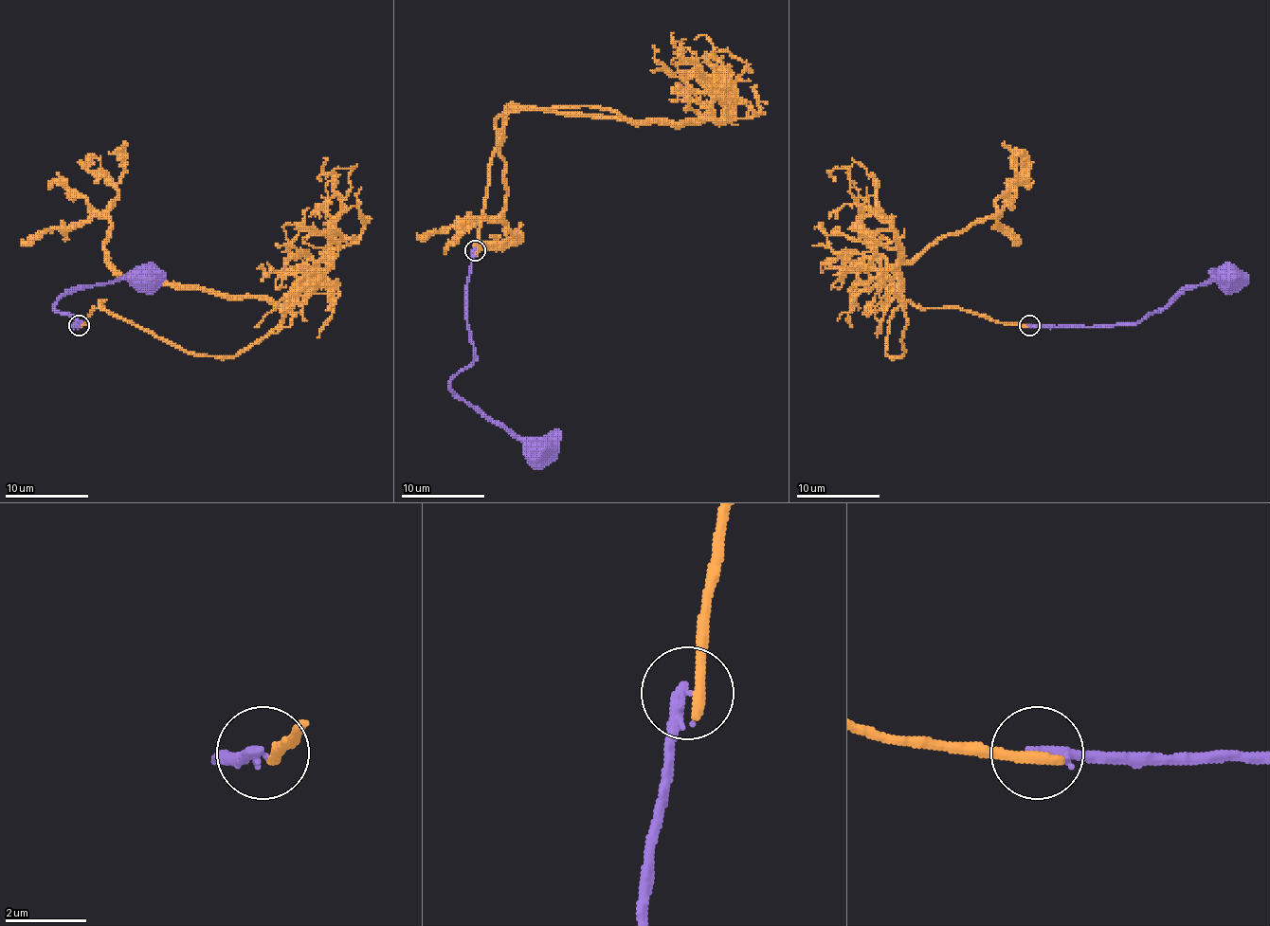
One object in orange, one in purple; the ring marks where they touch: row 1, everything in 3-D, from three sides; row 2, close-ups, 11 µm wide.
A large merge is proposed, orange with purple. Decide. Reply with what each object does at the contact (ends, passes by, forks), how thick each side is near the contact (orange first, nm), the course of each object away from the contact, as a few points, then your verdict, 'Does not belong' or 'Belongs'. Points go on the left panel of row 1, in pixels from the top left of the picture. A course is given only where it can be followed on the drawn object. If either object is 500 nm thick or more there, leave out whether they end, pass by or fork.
At the ring orange ends. At the ring purple ends. Thickness 320 nm (orange) against 320 nm. Course of orange: (80, 327), (100, 301), (188, 352), (234, 356), (286, 312), (119, 277), (100, 216), (21, 245). Course of purple: (80, 325), (71, 327), (78, 322), (54, 308), (54, 304), (78, 287), (140, 279), (148, 273), (161, 277). Does not belong

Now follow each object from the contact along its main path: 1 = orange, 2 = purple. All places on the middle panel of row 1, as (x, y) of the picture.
1: (475, 249), (502, 114), (584, 106), (681, 127), (509, 108), (502, 210), (417, 233)
2: (475, 249), (467, 283), (467, 329), (473, 358), (450, 381), (450, 390), (517, 435), (535, 437), (556, 458)

